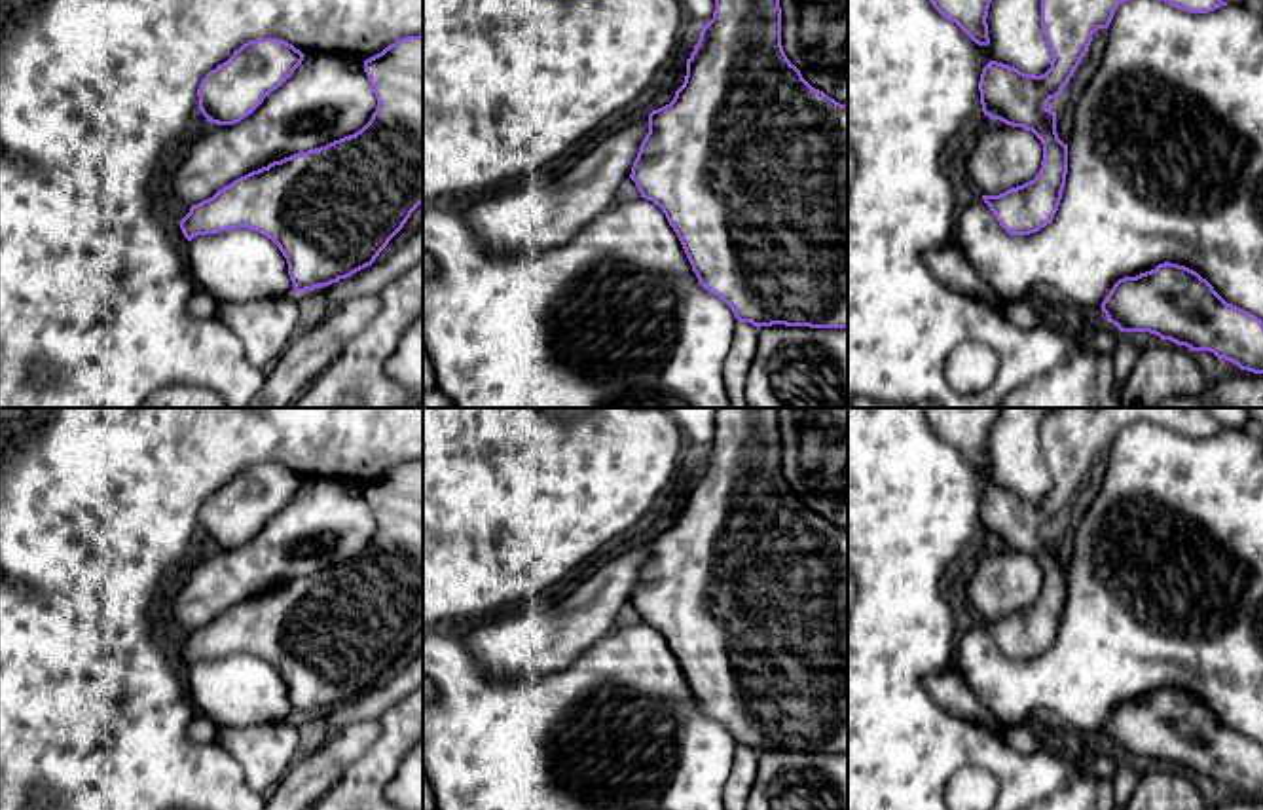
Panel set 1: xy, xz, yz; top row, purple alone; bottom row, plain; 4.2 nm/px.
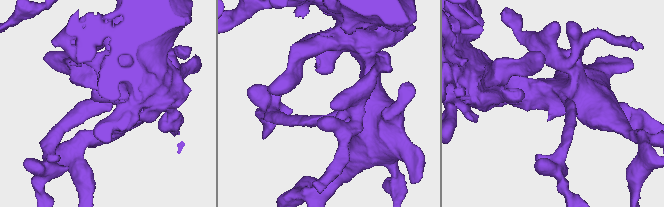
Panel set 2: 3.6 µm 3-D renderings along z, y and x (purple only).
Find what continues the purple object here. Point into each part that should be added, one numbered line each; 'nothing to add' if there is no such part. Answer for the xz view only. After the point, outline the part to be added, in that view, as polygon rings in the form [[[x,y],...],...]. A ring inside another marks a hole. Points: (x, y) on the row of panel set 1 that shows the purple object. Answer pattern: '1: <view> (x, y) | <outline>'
nothing to add

